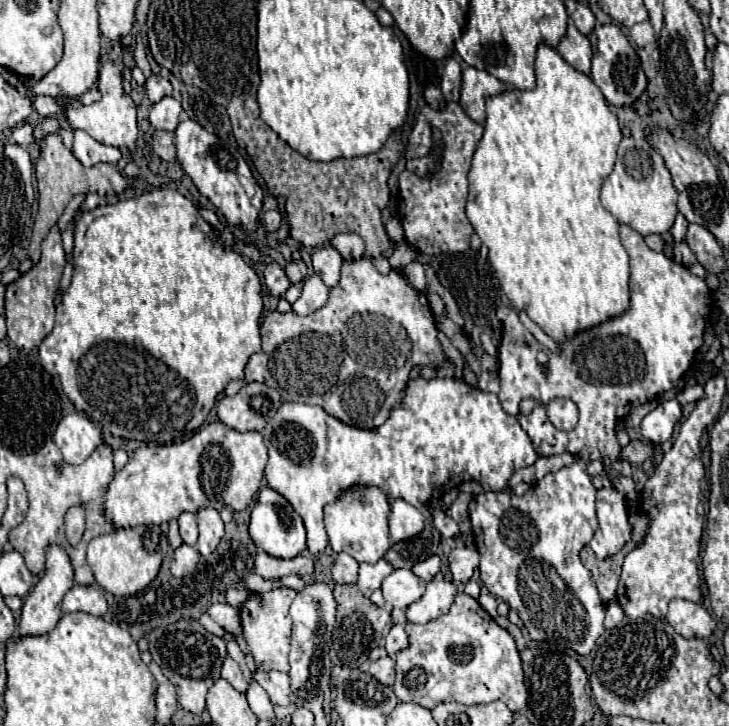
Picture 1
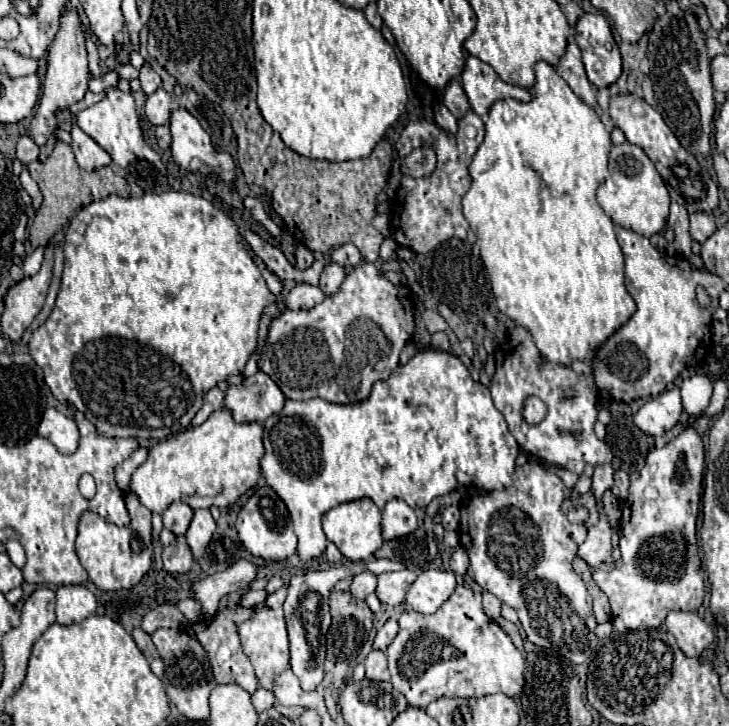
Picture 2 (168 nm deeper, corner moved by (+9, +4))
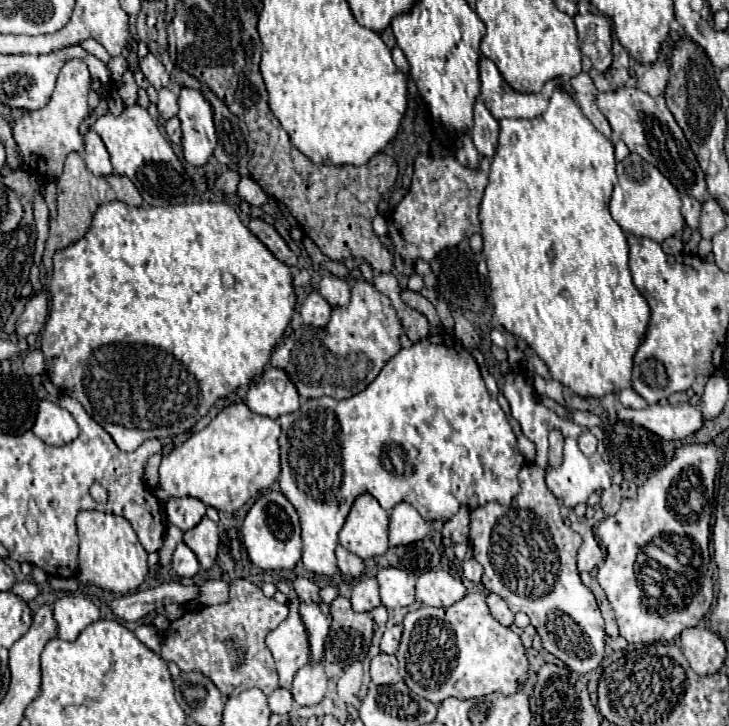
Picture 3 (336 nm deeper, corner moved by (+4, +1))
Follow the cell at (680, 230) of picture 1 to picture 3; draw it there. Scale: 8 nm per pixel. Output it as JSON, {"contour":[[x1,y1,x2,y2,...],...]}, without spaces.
{"contour":[[686,196,684,200,682,200,682,216,684,216,684,220,686,220,686,224,690,226,690,230,698,230,698,216,700,216,700,202,698,200,694,200,694,198,690,198,690,196]]}

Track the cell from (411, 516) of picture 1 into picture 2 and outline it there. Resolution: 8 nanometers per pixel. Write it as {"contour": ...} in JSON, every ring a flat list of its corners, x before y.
{"contour":[[393,499,383,509,383,539,397,539,417,529,415,511,401,499]]}

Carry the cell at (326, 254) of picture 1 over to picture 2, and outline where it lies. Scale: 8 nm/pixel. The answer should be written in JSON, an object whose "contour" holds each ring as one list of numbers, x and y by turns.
{"contour":[[331,263,331,265,327,265,327,267,323,269,319,287,321,287,321,291,323,291,325,295,333,295,333,293,337,293,337,289,341,287,341,281,343,281,343,279,345,279,345,269,343,269,341,265,337,265,337,263]]}

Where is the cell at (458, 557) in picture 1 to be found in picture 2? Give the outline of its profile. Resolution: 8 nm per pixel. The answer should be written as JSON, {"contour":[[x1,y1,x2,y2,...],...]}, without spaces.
{"contour":[[457,547,453,551,453,555,451,555,451,569,457,575,465,575,467,567,469,567,469,557,467,557,467,553,465,553,463,547]]}

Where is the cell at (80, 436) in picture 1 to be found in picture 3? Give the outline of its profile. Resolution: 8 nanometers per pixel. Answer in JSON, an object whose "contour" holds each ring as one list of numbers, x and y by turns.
{"contour":[[42,400,38,406,38,416,34,422,34,434,46,444,62,446,78,438,80,428,70,412,62,410,58,404]]}

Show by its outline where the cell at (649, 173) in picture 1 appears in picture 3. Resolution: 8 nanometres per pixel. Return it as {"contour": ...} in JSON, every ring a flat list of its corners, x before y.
{"contour":[[630,154,628,158,616,164,616,174,618,185,613,189,610,214,624,232,630,232,634,236,646,236,654,242,662,242,682,228,684,220,680,214,682,202,678,190,656,166,648,164,638,154]]}

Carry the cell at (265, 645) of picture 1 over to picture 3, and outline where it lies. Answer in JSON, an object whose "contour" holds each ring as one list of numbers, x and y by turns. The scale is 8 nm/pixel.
{"contour":[[298,598,288,602,288,618,266,636,266,646,274,656,276,672,280,676,280,686,290,690,294,674,310,662,310,652,306,648,306,630,298,616]]}

